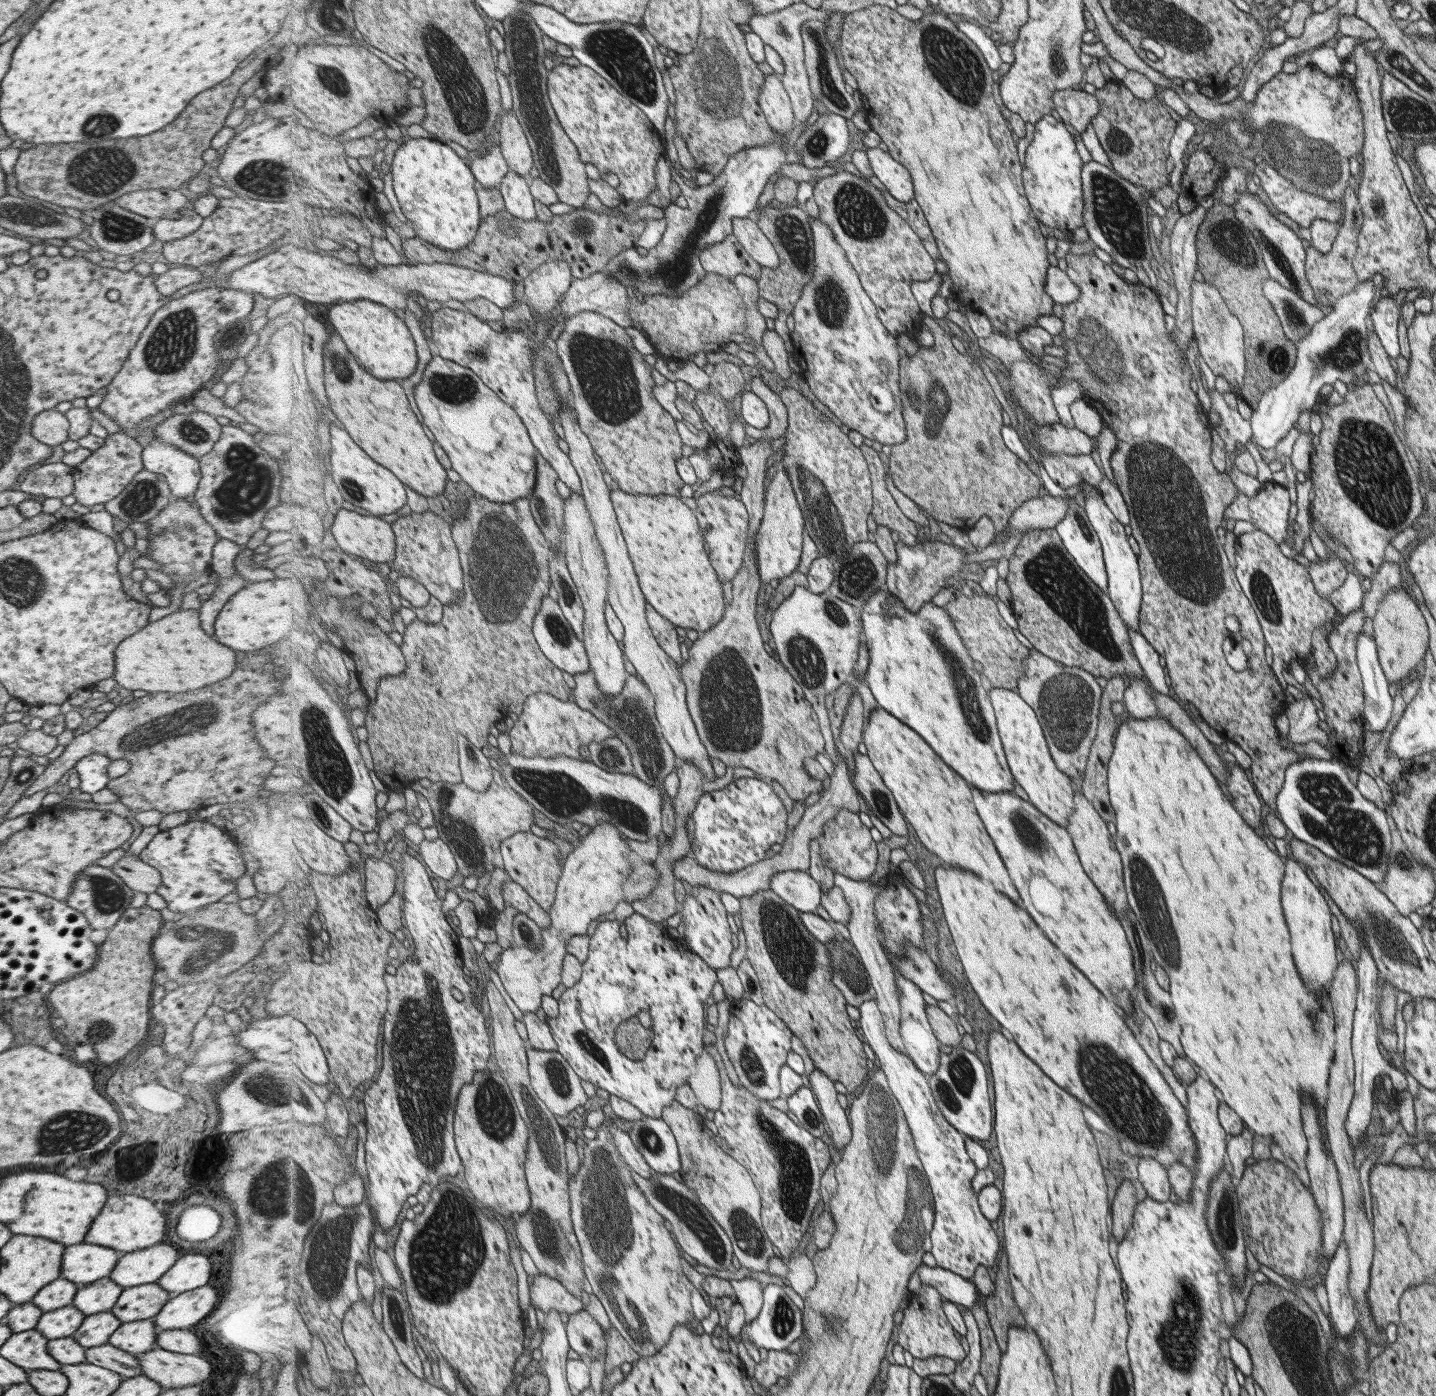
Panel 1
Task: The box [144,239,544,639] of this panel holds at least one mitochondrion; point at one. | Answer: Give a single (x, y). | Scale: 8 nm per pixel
(244, 490)

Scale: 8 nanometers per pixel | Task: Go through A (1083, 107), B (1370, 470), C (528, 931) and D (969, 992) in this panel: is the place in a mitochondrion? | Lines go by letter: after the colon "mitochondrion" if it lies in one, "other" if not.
A: other
B: mitochondrion
C: mitochondrion
D: other

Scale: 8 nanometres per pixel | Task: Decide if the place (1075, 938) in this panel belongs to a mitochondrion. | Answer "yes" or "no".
no

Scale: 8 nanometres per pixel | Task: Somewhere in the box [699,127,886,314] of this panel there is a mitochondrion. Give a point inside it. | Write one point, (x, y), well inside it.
(791, 231)

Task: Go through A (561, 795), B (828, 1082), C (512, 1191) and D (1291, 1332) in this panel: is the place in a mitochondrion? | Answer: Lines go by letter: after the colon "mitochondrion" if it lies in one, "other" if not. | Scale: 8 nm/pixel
A: mitochondrion
B: other
C: other
D: mitochondrion

